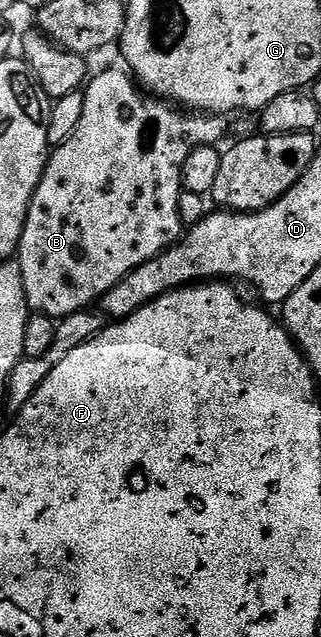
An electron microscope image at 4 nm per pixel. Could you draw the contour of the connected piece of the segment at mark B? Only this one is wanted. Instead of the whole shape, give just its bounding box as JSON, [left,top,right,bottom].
[16,70,227,321]

